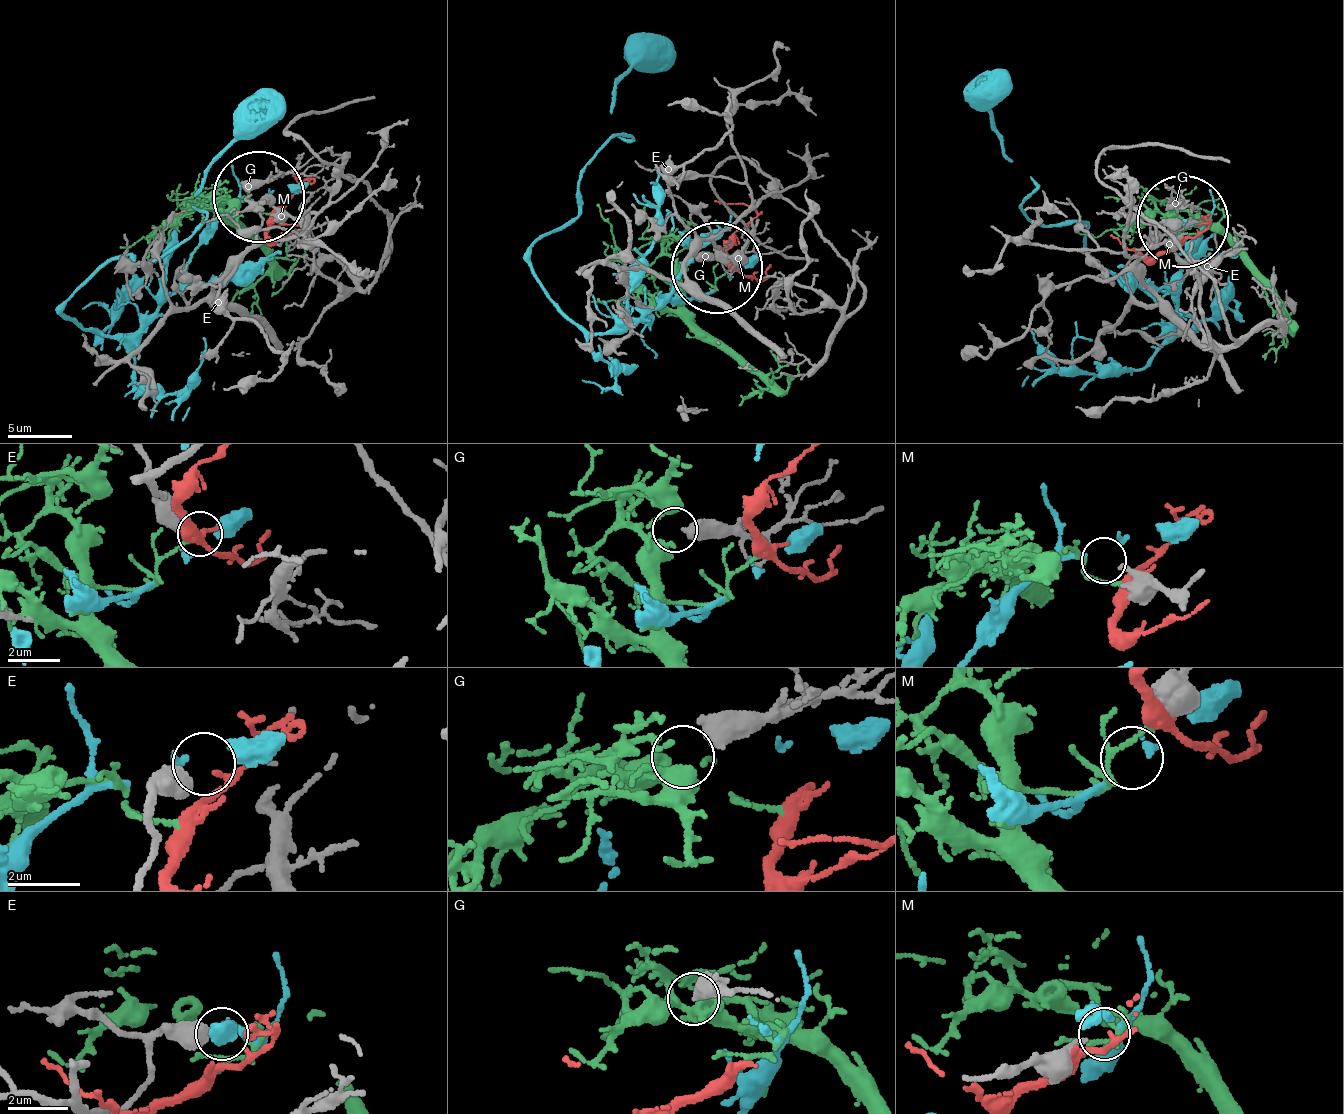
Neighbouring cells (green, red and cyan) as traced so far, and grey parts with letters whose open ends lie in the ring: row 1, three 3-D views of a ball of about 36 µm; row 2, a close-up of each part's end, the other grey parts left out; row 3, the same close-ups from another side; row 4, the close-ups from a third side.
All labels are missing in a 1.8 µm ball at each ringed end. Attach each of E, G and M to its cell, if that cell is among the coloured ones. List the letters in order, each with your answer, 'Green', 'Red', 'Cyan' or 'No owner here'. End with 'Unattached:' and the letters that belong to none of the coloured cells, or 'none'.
E: No owner here
G: Green
M: Cyan
Unattached: E

